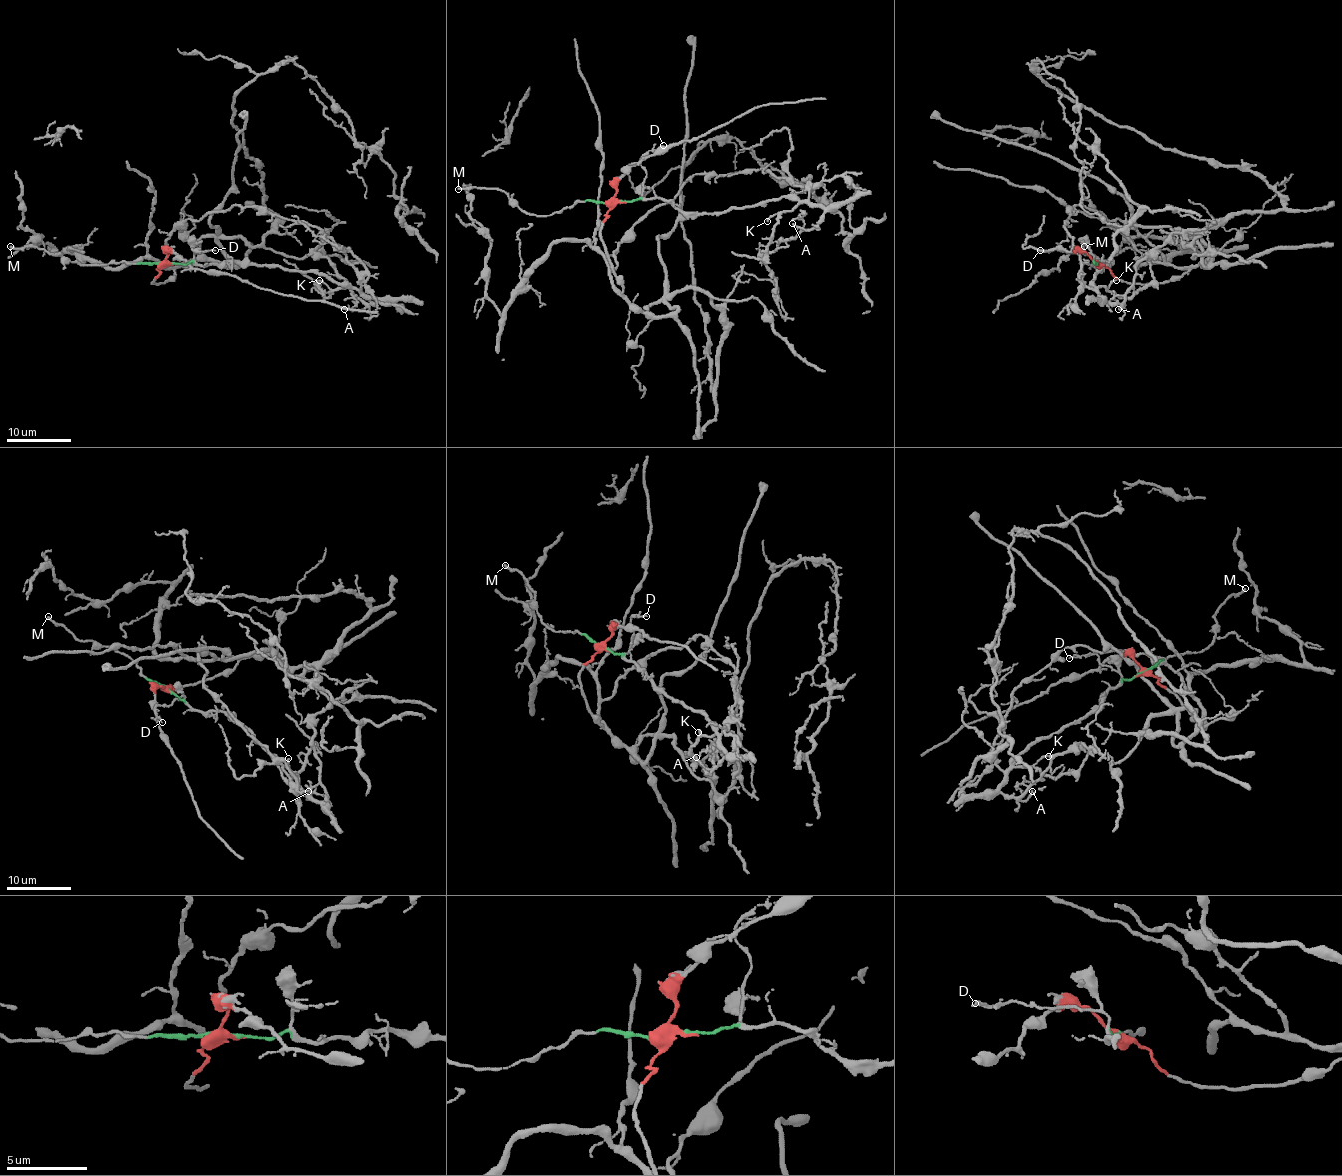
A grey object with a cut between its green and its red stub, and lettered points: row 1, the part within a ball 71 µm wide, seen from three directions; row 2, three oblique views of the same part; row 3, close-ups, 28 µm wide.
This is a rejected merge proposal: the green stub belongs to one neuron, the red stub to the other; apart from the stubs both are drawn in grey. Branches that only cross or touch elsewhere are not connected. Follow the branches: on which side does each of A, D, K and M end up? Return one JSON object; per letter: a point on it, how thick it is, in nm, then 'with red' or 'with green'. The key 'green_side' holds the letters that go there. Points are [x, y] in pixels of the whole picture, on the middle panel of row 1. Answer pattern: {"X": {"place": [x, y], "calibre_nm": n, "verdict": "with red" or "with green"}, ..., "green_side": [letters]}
{"A": {"place": [792, 223], "calibre_nm": 100, "verdict": "with green"}, "D": {"place": [663, 145], "calibre_nm": 80, "verdict": "with green"}, "K": {"place": [767, 221], "calibre_nm": 120, "verdict": "with green"}, "M": {"place": [458, 189], "calibre_nm": 200, "verdict": "with green"}, "green_side": ["A", "D", "K", "M"]}

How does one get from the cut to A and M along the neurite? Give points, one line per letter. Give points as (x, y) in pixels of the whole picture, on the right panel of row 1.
A: (1097, 262), (1092, 263), (1108, 265), (1092, 283), (1100, 295), (1124, 310), (1118, 308)
M: (1097, 262), (1110, 265), (1092, 254), (1086, 254), (1084, 246)

